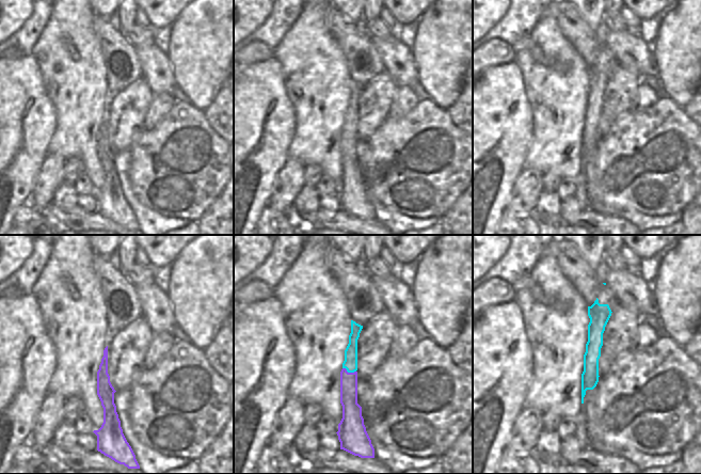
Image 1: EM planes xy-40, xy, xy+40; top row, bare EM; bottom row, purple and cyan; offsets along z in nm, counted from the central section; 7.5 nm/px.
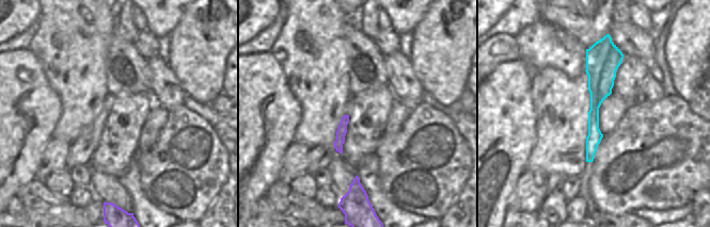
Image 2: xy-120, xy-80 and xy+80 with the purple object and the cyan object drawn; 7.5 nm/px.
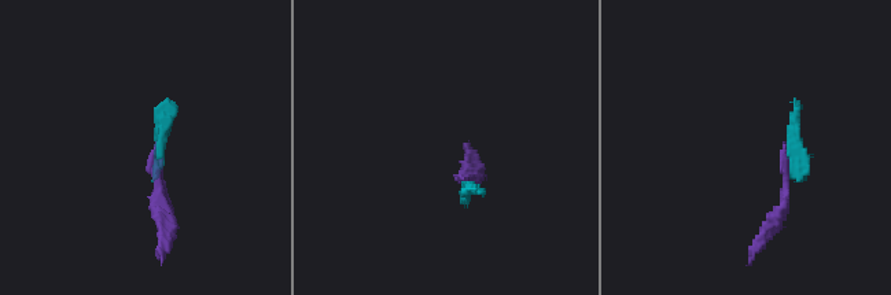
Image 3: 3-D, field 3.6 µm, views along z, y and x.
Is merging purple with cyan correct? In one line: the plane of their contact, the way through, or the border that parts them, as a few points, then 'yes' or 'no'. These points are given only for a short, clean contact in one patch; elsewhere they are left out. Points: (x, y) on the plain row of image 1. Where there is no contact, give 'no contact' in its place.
meets purple in xy; runs through xy (348, 141), (349, 133), (350, 124); yes

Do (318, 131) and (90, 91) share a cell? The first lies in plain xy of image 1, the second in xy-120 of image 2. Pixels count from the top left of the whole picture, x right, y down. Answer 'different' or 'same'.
same

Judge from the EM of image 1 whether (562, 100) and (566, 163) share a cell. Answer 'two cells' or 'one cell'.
one cell

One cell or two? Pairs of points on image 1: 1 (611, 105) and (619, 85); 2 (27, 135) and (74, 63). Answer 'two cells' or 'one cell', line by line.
1: one cell
2: two cells

